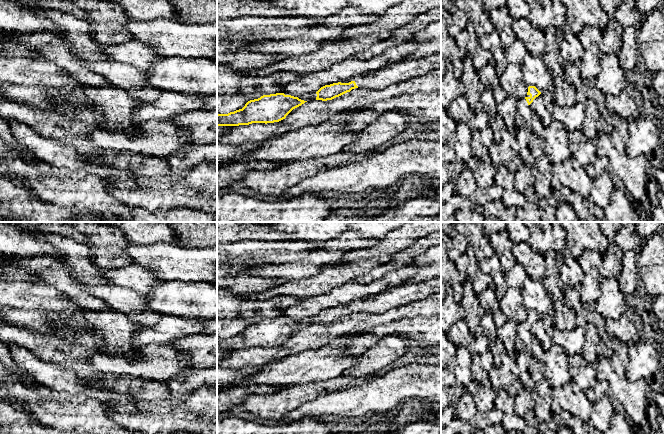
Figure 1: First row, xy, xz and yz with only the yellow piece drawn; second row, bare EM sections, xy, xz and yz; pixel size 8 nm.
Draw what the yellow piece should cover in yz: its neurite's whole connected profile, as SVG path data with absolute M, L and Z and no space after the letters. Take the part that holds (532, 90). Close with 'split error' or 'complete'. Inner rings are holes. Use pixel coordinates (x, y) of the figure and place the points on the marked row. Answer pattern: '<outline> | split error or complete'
M529 86L526 97L518 100L518 109L515 117L517 129L522 128L530 131L530 121L534 114L530 104L540 94L541 92L535 86Z | split error

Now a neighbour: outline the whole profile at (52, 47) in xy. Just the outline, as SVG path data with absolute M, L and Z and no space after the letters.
M51 32L9 34L24 46L38 51L42 58L69 72L79 83L92 87L109 84L106 78L90 71L85 66L86 61L77 58L71 51L70 45L61 36Z

